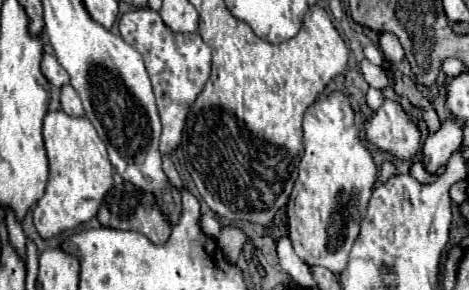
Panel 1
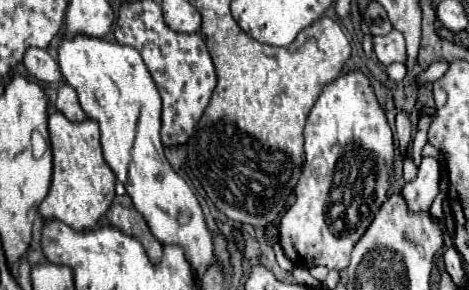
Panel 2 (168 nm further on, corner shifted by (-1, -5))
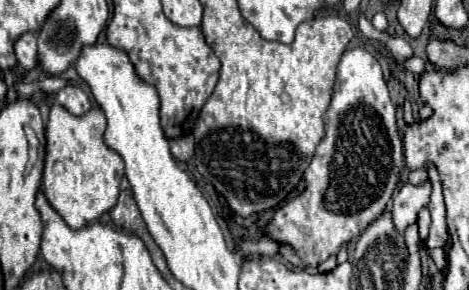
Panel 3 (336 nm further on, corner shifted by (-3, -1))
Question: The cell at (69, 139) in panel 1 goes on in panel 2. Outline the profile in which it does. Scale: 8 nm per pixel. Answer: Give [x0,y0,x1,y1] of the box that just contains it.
[39,111,117,231]

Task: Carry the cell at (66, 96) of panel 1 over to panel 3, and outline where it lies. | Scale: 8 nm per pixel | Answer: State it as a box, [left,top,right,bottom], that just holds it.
[57,85,91,115]

